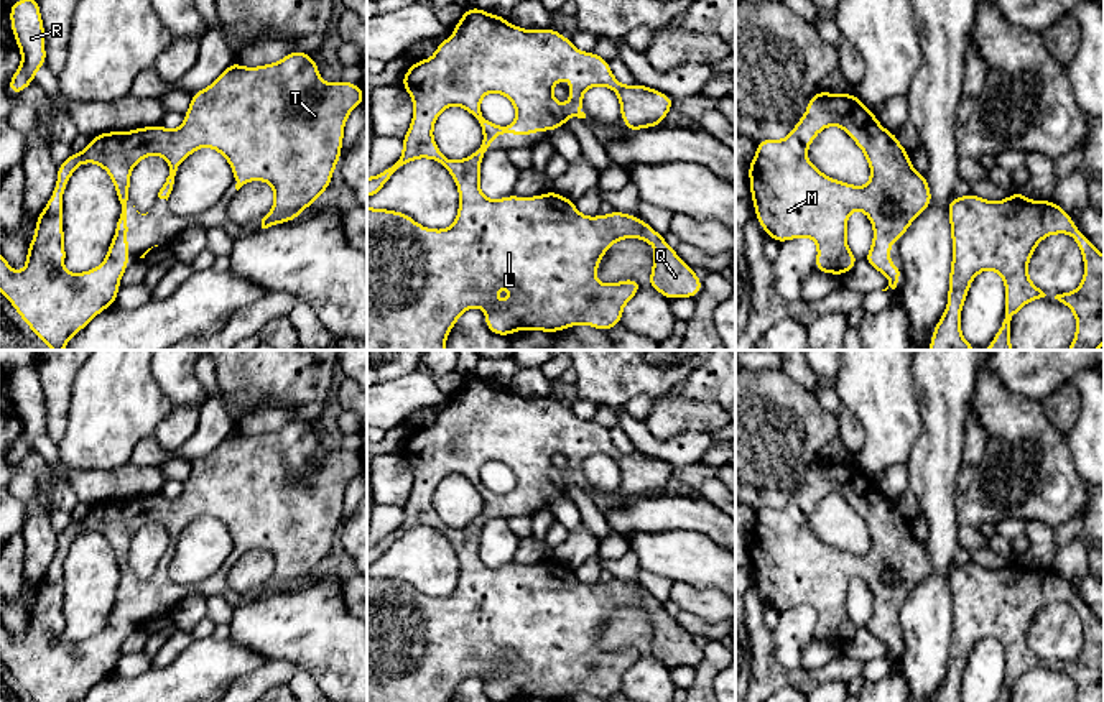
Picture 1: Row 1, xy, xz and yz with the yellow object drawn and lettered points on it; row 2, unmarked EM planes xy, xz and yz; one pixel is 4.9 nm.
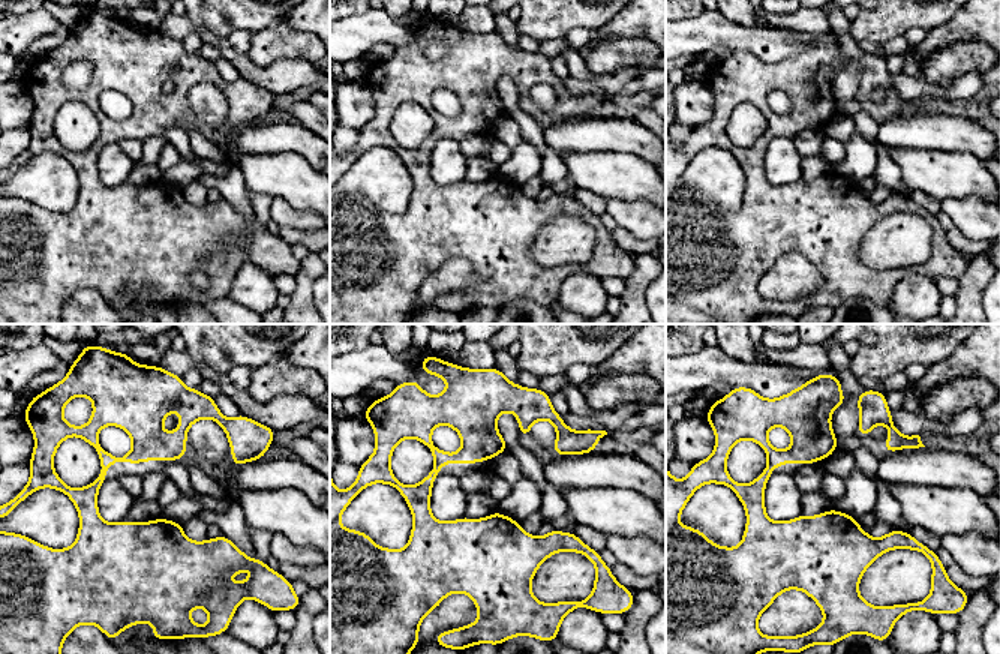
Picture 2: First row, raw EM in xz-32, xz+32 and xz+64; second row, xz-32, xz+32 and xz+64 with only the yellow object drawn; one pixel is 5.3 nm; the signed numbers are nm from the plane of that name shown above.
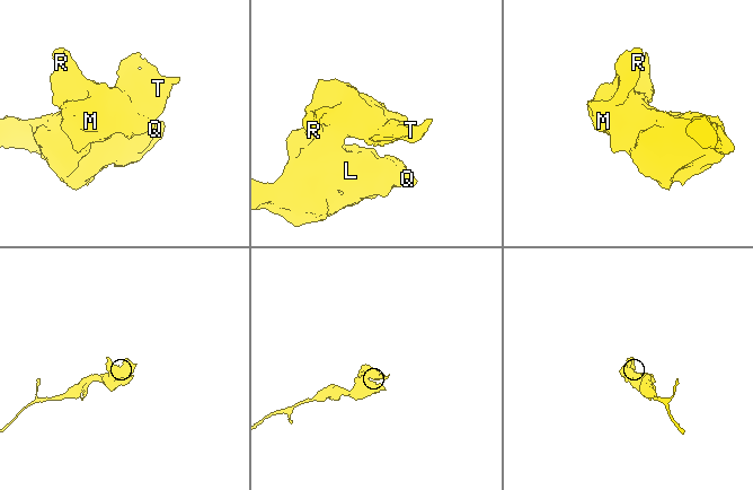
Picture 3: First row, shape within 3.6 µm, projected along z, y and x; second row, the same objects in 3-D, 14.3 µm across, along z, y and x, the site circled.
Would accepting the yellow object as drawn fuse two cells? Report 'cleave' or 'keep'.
keep

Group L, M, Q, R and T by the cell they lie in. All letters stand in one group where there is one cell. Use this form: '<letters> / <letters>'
L M Q R T

